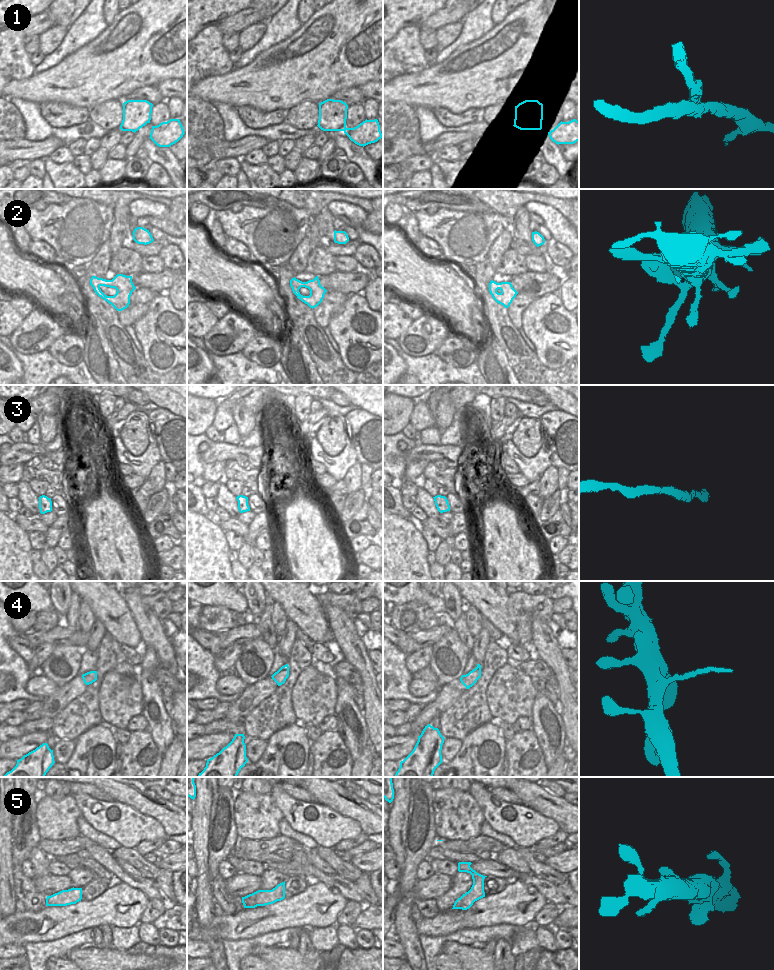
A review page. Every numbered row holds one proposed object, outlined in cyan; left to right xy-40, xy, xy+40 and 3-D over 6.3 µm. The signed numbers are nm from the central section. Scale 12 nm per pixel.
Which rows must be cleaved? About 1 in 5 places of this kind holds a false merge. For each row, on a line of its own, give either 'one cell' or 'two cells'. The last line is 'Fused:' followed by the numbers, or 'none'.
1: two cells
2: one cell
3: one cell
4: two cells
5: one cell
Fused: 1, 4

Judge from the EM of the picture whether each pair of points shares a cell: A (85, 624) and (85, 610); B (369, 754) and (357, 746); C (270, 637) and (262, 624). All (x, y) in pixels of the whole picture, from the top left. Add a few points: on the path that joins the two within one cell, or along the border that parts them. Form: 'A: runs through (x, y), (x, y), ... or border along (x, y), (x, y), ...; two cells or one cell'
A: runs through (85, 621), (85, 613); one cell
B: border along (369, 742), (354, 761); two cells
C: runs through (268, 634), (265, 627); one cell

